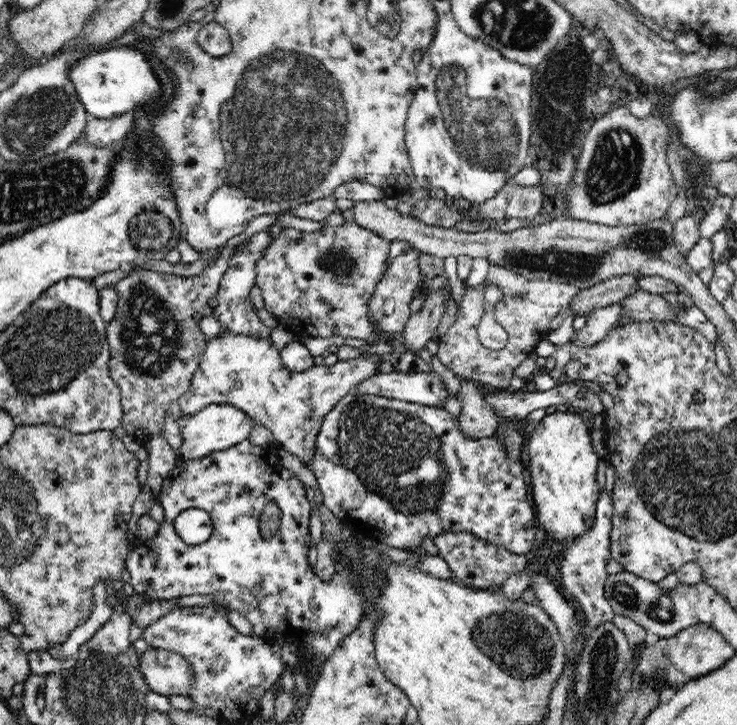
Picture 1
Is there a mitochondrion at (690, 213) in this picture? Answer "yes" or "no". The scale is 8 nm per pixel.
no

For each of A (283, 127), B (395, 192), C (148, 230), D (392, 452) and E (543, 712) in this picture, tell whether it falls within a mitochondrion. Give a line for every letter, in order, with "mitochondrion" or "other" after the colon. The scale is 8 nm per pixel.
A: mitochondrion
B: other
C: mitochondrion
D: mitochondrion
E: other

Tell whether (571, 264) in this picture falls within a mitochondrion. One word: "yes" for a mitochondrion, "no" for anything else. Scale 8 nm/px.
yes

